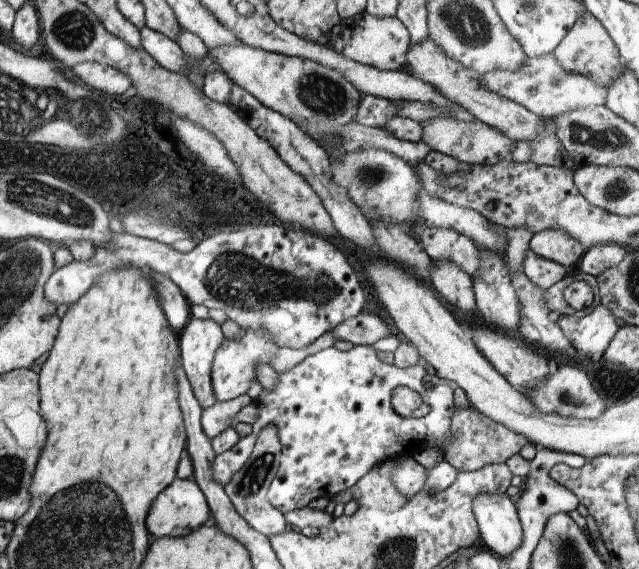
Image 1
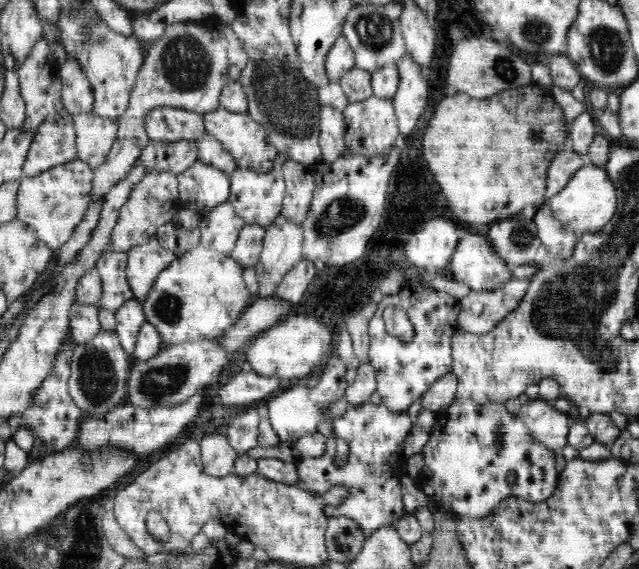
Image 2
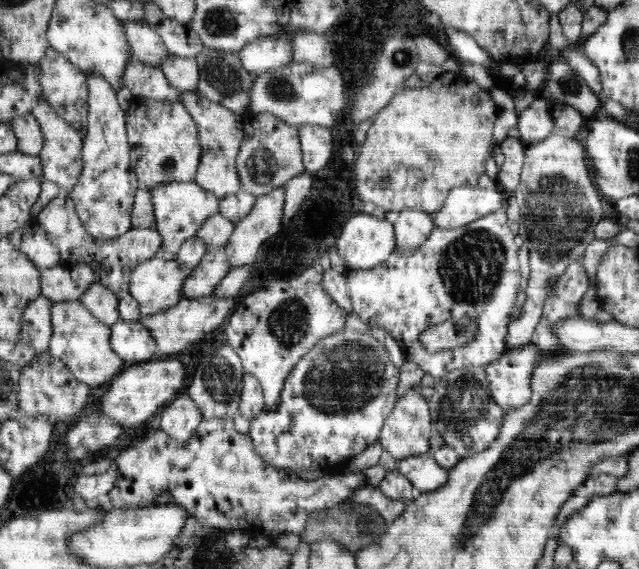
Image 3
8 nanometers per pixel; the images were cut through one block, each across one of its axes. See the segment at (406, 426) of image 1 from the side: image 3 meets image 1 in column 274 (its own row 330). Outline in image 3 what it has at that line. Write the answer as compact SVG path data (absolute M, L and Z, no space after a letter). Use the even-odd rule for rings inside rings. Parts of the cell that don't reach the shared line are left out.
M500 208L498 211L494 211L491 214L484 215L484 218L478 218L474 222L466 224L466 226L456 227L452 229L440 229L439 227L434 227L430 236L416 249L413 251L401 250L397 248L389 255L388 259L385 259L384 262L381 262L378 266L375 266L371 269L352 269L347 270L347 287L349 288L349 295L351 298L350 309L356 314L360 315L360 318L366 324L368 328L384 328L391 335L392 338L395 338L399 342L399 346L404 353L404 357L410 358L414 361L426 374L430 374L435 380L438 378L443 378L445 375L448 375L452 372L459 372L465 367L470 368L484 368L488 364L499 360L507 351L506 341L504 341L504 336L508 332L508 326L514 319L514 313L518 310L519 305L517 302L518 292L520 288L520 280L522 276L520 275L520 266L518 265L518 249L519 249L519 239L512 234L512 231L509 227L509 222L507 219L507 210L505 208ZM464 316L470 316L477 320L477 328L479 331L475 336L475 339L472 339L467 348L464 350L450 349L444 350L442 352L429 352L427 348L420 342L420 335L430 326L440 324L446 320L460 320Z

